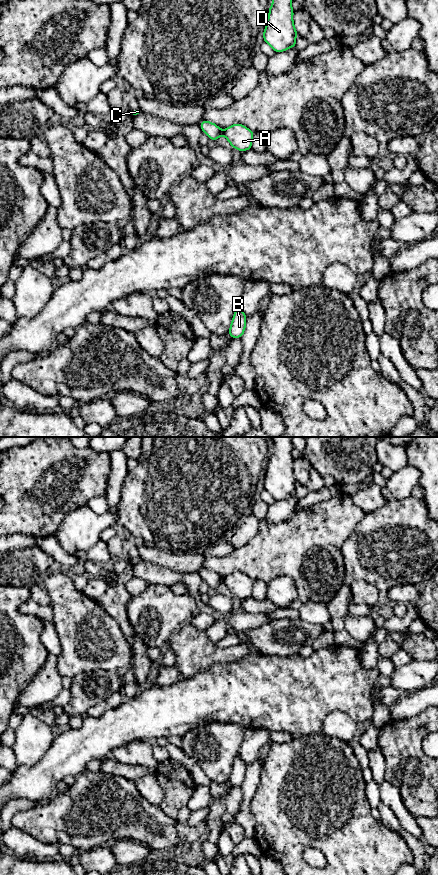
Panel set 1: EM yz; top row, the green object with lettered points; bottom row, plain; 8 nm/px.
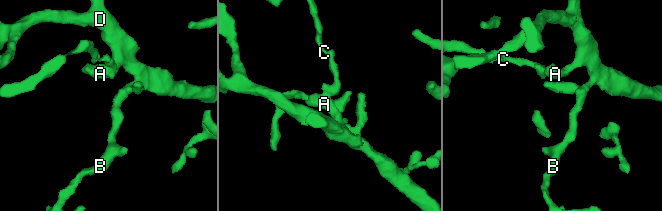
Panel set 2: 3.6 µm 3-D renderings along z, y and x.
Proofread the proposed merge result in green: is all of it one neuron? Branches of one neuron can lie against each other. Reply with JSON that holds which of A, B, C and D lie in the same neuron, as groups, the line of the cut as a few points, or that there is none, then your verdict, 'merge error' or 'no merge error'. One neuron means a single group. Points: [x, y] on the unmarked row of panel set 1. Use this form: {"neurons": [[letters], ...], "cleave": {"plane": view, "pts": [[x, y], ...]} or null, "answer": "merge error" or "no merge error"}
{"neurons": [["A", "B", "D"], ["C"]], "cleave": {"plane": "yz", "pts": [[221, 578], [222, 582]]}, "answer": "merge error"}

